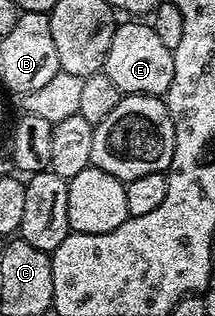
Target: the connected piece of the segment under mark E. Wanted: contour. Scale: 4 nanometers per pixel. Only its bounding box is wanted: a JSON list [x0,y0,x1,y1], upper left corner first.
[104,21,174,96]

